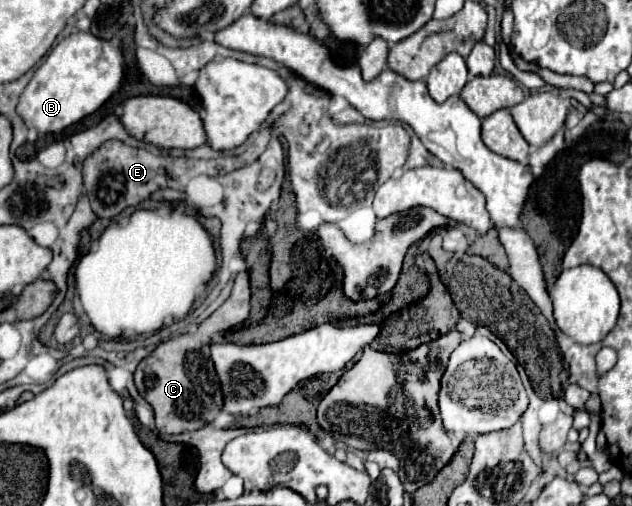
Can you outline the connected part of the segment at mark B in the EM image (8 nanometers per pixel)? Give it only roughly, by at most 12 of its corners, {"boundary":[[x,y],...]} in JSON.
{"boundary":[[75,31],[37,67],[17,115],[59,133],[121,85],[123,55]]}

